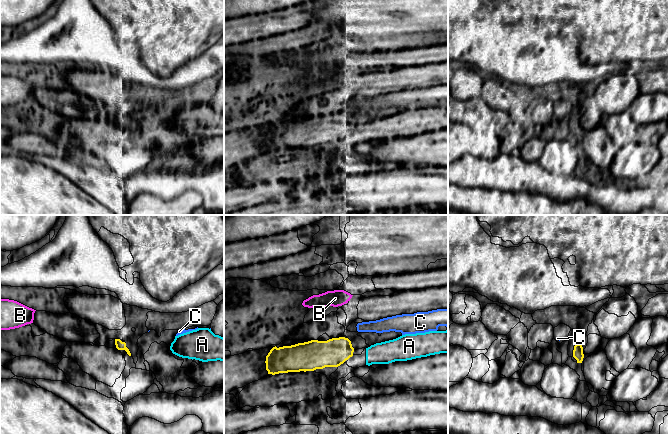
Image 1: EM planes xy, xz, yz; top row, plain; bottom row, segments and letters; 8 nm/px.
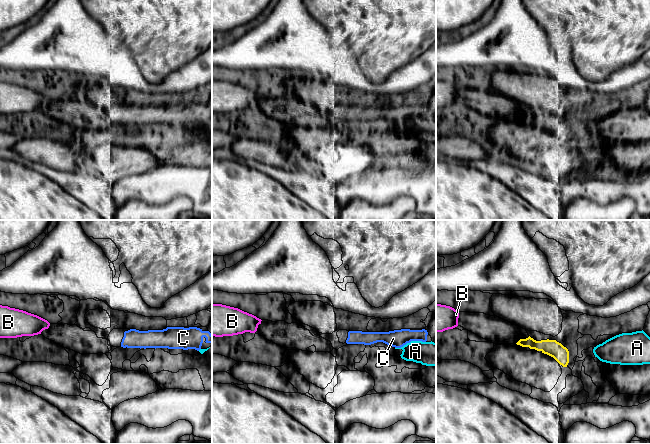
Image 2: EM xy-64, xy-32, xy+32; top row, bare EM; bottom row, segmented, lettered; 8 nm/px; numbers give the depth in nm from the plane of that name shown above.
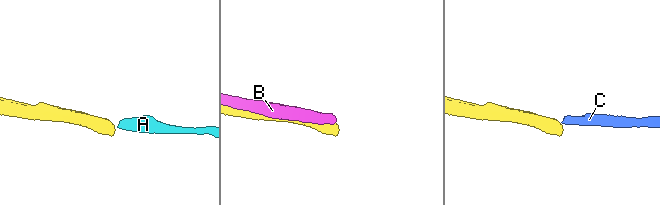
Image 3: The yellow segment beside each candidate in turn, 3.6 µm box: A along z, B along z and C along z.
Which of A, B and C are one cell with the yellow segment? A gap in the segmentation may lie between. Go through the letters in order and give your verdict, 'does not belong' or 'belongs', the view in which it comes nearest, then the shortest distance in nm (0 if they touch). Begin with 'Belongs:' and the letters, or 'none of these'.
Belongs: none of these
A: does not belong; nearest in xz; 100 nm apart
B: does not belong; nearest in xz; 240 nm apart
C: does not belong; nearest in xz; 100 nm apart

